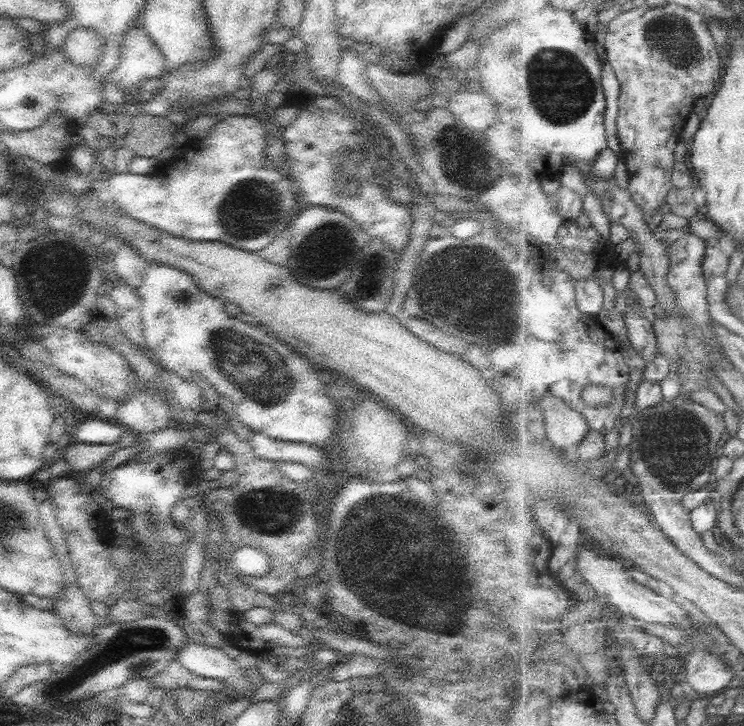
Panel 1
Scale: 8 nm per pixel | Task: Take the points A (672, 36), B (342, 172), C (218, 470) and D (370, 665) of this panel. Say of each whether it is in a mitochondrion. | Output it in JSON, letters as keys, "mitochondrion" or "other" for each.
{"A":"mitochondrion","B":"mitochondrion","C":"other","D":"other"}

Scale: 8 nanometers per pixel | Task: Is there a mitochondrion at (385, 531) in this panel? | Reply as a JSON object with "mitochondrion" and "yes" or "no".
{"mitochondrion":"yes"}

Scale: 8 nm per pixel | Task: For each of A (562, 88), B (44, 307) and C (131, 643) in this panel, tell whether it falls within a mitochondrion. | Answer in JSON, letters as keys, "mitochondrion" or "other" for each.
{"A":"mitochondrion","B":"mitochondrion","C":"mitochondrion"}

